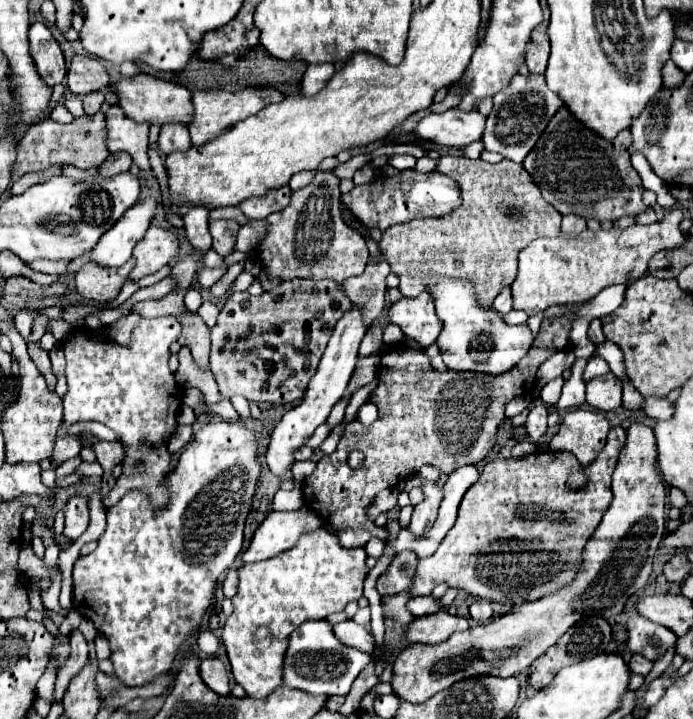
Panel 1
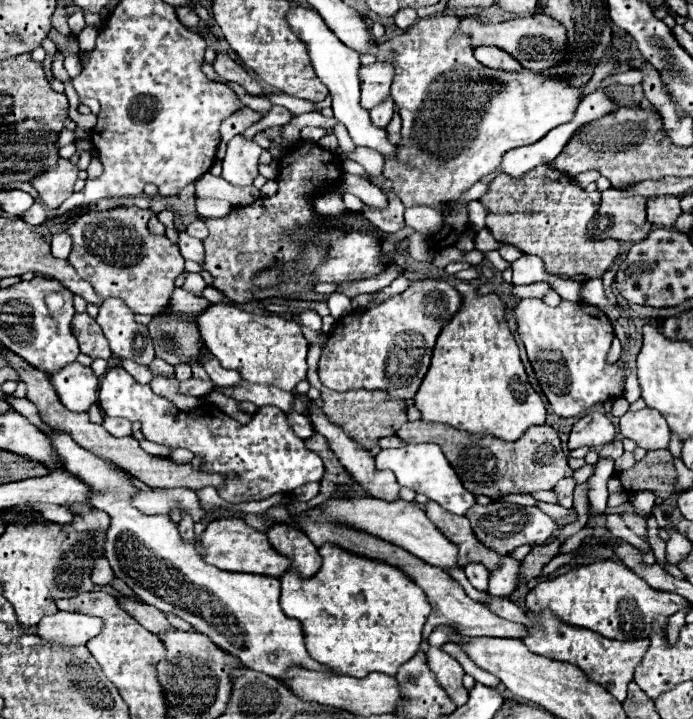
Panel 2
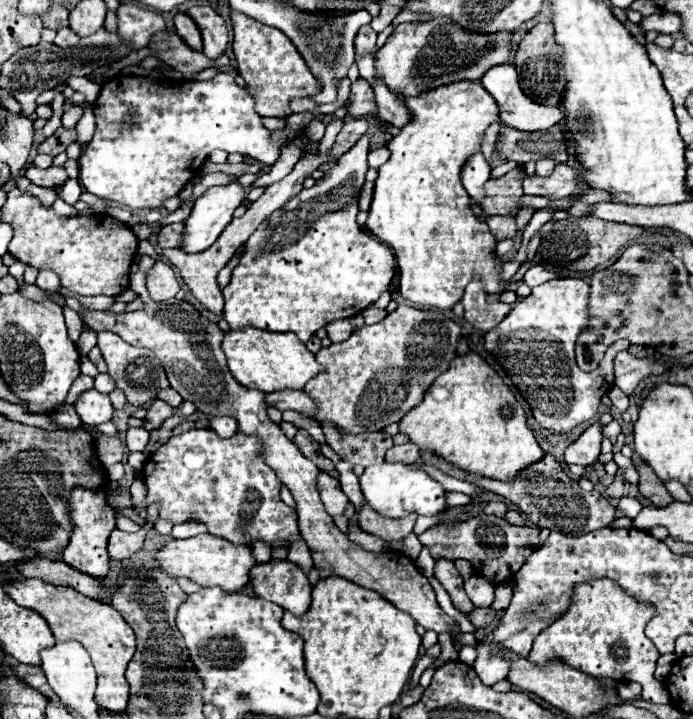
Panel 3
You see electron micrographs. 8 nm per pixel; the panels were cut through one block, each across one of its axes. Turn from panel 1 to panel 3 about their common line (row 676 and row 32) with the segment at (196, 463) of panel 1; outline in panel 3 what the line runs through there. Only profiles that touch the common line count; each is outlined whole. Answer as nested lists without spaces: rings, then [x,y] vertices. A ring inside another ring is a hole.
[[[122,4],[118,8],[118,34],[134,50],[144,48],[150,42],[150,38],[164,28],[166,26],[160,14],[144,10],[136,4]]]

